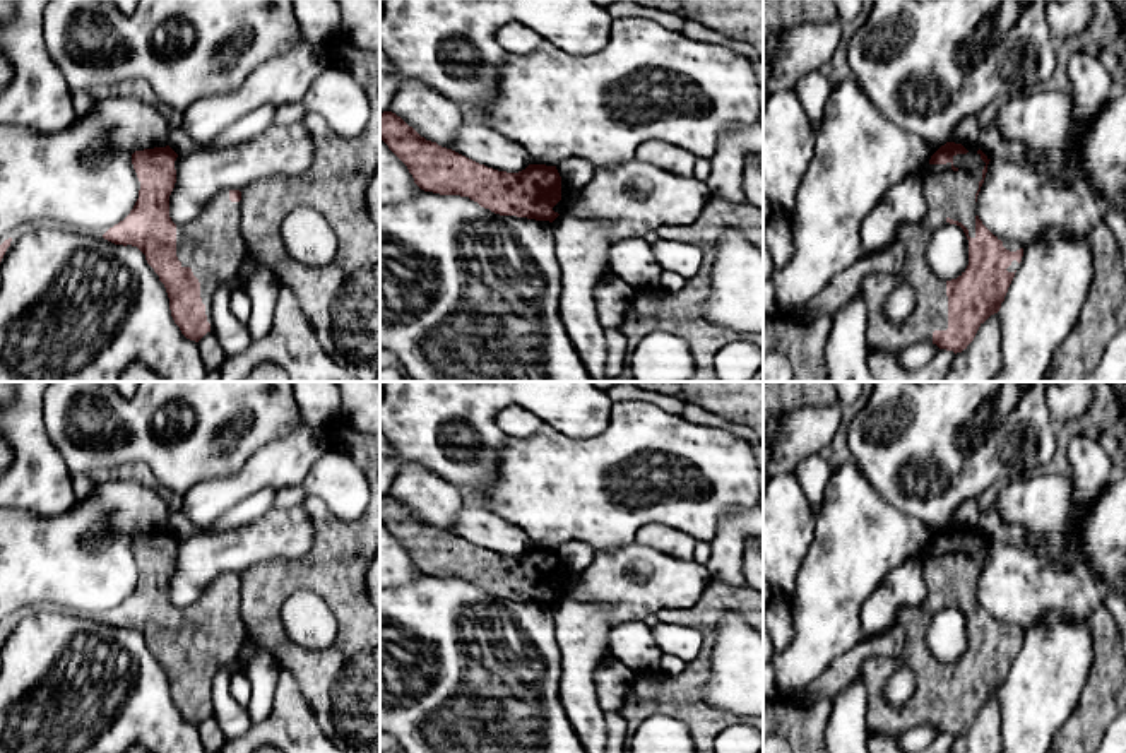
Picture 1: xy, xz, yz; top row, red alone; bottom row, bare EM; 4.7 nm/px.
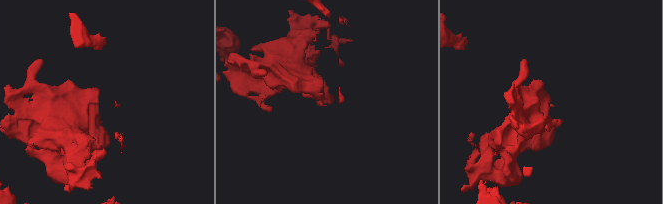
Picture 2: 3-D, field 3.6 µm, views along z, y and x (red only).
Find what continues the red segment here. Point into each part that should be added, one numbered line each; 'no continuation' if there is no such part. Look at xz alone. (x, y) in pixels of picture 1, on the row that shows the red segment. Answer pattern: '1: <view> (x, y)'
1: xz (565, 187)

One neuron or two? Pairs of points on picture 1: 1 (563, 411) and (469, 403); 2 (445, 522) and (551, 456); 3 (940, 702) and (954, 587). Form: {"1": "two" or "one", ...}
{"1": "one", "2": "two", "3": "one"}

